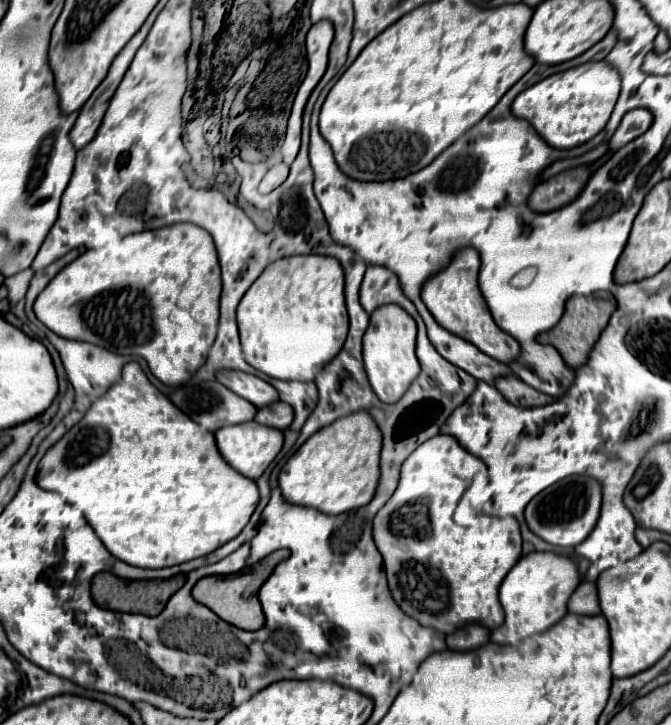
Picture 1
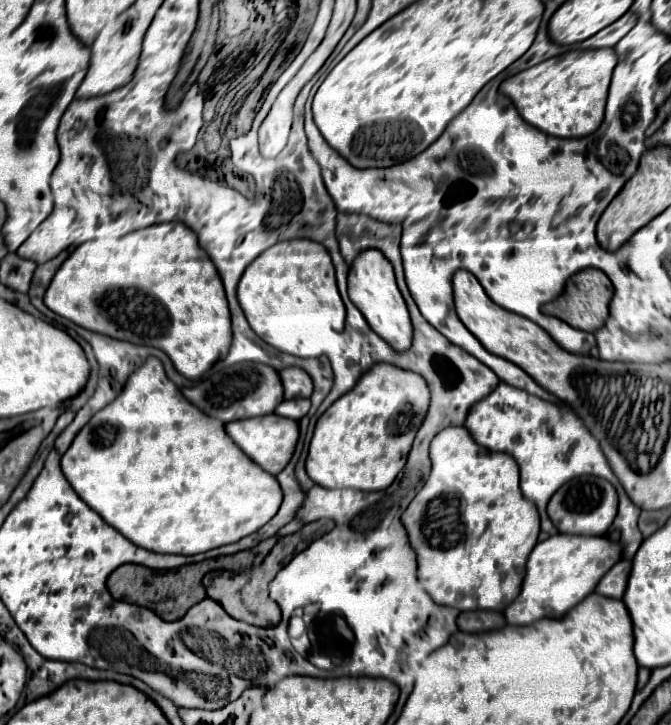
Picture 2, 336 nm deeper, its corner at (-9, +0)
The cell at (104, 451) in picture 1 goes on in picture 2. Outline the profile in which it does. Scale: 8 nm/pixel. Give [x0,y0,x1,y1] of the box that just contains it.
[62,359,282,555]

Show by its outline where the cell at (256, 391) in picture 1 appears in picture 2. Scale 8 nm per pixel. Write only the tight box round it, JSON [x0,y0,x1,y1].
[280,367,312,399]

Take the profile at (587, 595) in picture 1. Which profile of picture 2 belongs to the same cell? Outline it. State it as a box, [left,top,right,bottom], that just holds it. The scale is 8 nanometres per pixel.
[596,559,632,599]

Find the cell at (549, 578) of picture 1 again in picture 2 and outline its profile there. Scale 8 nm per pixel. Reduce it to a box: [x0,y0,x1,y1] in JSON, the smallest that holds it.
[504,533,620,625]

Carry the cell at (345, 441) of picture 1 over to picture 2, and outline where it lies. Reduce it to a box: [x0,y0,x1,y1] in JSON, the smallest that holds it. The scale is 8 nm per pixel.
[306,363,430,491]

